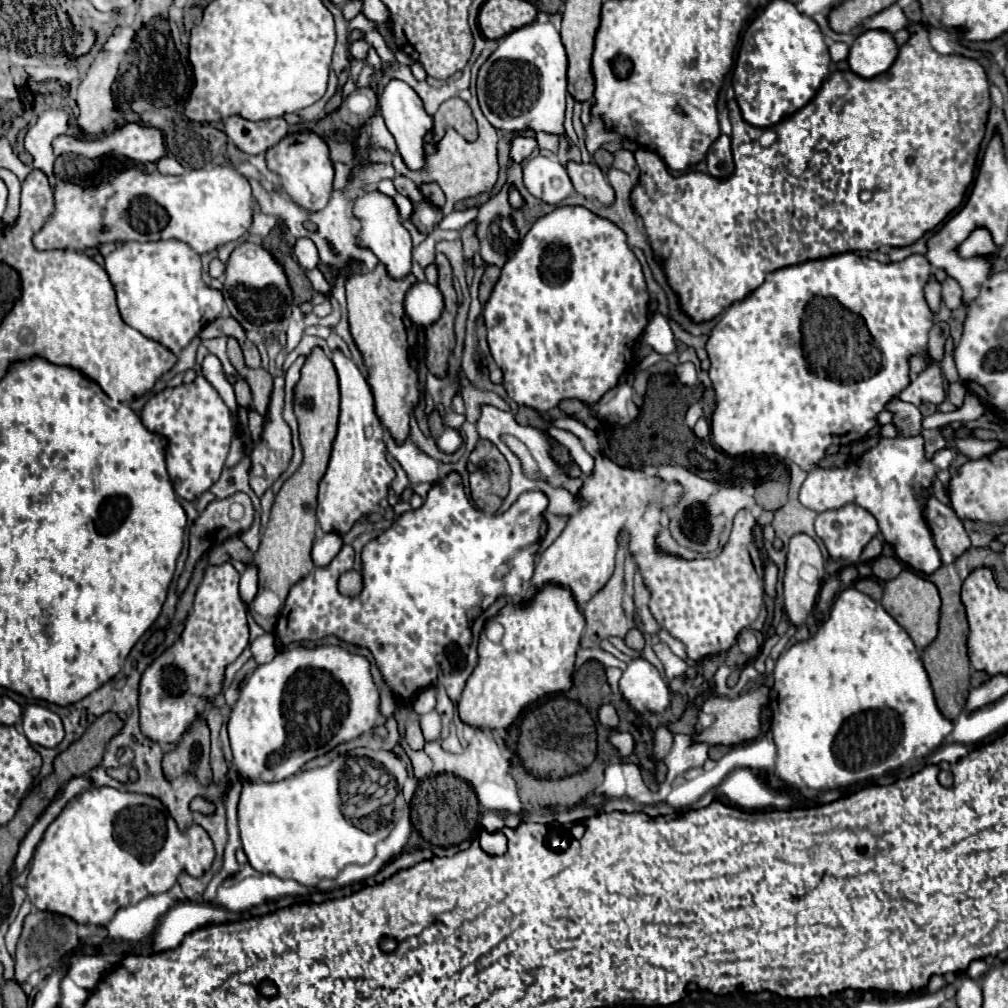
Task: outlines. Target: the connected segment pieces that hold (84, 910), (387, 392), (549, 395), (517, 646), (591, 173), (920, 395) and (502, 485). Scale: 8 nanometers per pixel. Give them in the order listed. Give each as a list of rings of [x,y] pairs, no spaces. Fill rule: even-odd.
[[[93,788],[71,800],[59,818],[47,828],[33,854],[33,866],[27,878],[27,896],[37,910],[71,916],[77,924],[107,926],[119,908],[171,890],[181,870],[190,868],[190,875],[201,876],[211,868],[213,858],[215,850],[207,832],[201,826],[191,826],[187,832],[181,832],[159,800],[115,788]]]
[[[381,263],[371,272],[349,274],[345,278],[349,328],[369,368],[367,380],[375,396],[377,416],[397,442],[403,442],[409,436],[409,416],[413,414],[411,408],[415,408],[421,398],[417,364],[409,350],[407,332],[403,324],[403,318],[405,318],[403,298],[405,298],[405,292],[411,288],[411,284],[415,284],[413,274],[408,274],[403,280],[393,280]],[[385,312],[395,314],[393,324],[385,322]],[[393,332],[397,332],[397,338],[393,338]]]
[[[561,206],[561,208],[553,210],[551,214],[539,218],[533,224],[533,228],[527,232],[527,236],[525,236],[521,248],[515,252],[515,256],[503,266],[501,278],[495,284],[493,294],[491,294],[489,302],[483,306],[483,316],[485,316],[485,326],[487,326],[487,342],[489,342],[495,364],[503,370],[503,386],[505,386],[507,394],[517,404],[531,406],[539,412],[547,412],[549,408],[557,406],[563,398],[579,398],[587,404],[595,404],[609,388],[613,388],[617,384],[617,380],[625,372],[625,368],[631,366],[633,344],[649,320],[647,304],[649,304],[649,292],[647,292],[647,286],[643,280],[641,264],[635,258],[635,254],[631,252],[631,248],[627,246],[625,234],[621,232],[621,228],[617,228],[613,222],[609,222],[605,218],[595,216],[593,212],[589,212],[587,208],[581,208],[581,206]]]
[[[545,586],[529,604],[505,606],[492,619],[503,626],[503,638],[495,644],[485,638],[487,635],[483,628],[479,638],[479,664],[469,676],[457,704],[459,718],[477,730],[507,730],[511,724],[515,724],[519,714],[535,700],[551,692],[569,690],[573,686],[575,652],[579,648],[579,638],[585,626],[585,618],[577,608],[571,592],[561,586]]]
[[[569,162],[567,172],[569,172],[569,178],[571,178],[575,190],[581,196],[599,200],[601,204],[611,204],[611,200],[615,200],[615,190],[611,188],[611,184],[607,184],[607,178],[603,176],[603,172],[599,170],[597,164]]]
[[[937,364],[925,368],[915,380],[911,380],[911,384],[899,394],[899,398],[905,402],[913,402],[915,406],[919,406],[921,402],[941,404],[945,400],[941,368]]]
[[[489,440],[477,442],[475,450],[469,456],[469,462],[473,466],[483,462],[489,470],[487,474],[483,472],[469,474],[471,502],[485,514],[495,514],[499,510],[499,504],[503,502],[503,496],[507,496],[507,484],[511,476],[509,464],[505,456]]]

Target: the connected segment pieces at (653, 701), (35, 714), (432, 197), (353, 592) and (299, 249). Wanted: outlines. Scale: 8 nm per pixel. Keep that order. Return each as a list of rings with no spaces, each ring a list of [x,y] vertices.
[[[643,658],[629,662],[619,680],[619,688],[631,708],[637,712],[663,712],[669,706],[667,684],[663,682],[659,670]]]
[[[29,704],[25,708],[21,728],[31,744],[39,744],[43,748],[55,748],[65,736],[61,718],[49,708],[37,704]]]
[[[429,184],[429,186],[421,186],[421,192],[425,194],[425,198],[431,202],[431,204],[435,204],[435,206],[443,206],[445,202],[443,202],[443,192],[441,192],[441,188],[437,186],[437,184]]]
[[[349,570],[347,574],[343,574],[343,580],[339,580],[339,592],[345,596],[357,596],[361,588],[363,588],[363,582],[357,570]]]
[[[297,240],[293,246],[293,254],[301,264],[301,268],[305,270],[313,270],[319,264],[319,254],[315,244],[311,244],[311,240]]]

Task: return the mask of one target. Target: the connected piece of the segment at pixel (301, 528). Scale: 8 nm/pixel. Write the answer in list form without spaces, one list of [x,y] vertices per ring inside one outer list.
[[[315,348],[303,368],[301,368],[301,380],[295,388],[297,392],[297,404],[295,404],[295,416],[299,420],[299,438],[303,446],[303,462],[297,468],[297,472],[281,486],[279,494],[275,496],[271,518],[267,524],[267,530],[263,532],[263,540],[259,550],[253,553],[239,537],[232,537],[215,546],[209,552],[209,564],[219,565],[227,561],[241,561],[255,564],[259,568],[259,586],[273,590],[281,600],[287,598],[289,588],[299,582],[303,576],[311,572],[311,546],[315,540],[315,528],[317,528],[317,486],[323,478],[331,446],[337,434],[337,420],[339,420],[339,380],[333,362],[325,356],[321,348]]]

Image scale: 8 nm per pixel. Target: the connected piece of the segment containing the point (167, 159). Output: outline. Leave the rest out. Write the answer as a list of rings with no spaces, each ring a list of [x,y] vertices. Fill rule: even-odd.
[[[163,156],[159,162],[157,162],[157,170],[161,174],[183,174],[183,166],[179,166],[179,162],[173,158],[173,156]]]

